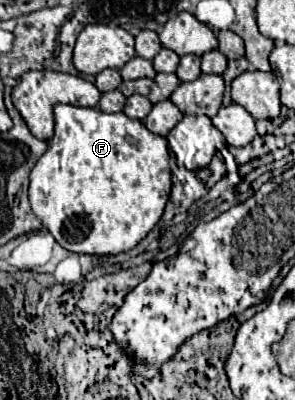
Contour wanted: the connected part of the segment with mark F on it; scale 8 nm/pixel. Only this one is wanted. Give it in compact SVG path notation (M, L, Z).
M57 104L53 110L55 136L29 176L29 200L35 216L69 252L103 256L131 250L159 222L171 194L167 140L149 132L141 120L131 120L123 112L107 114L99 108L71 104Z

